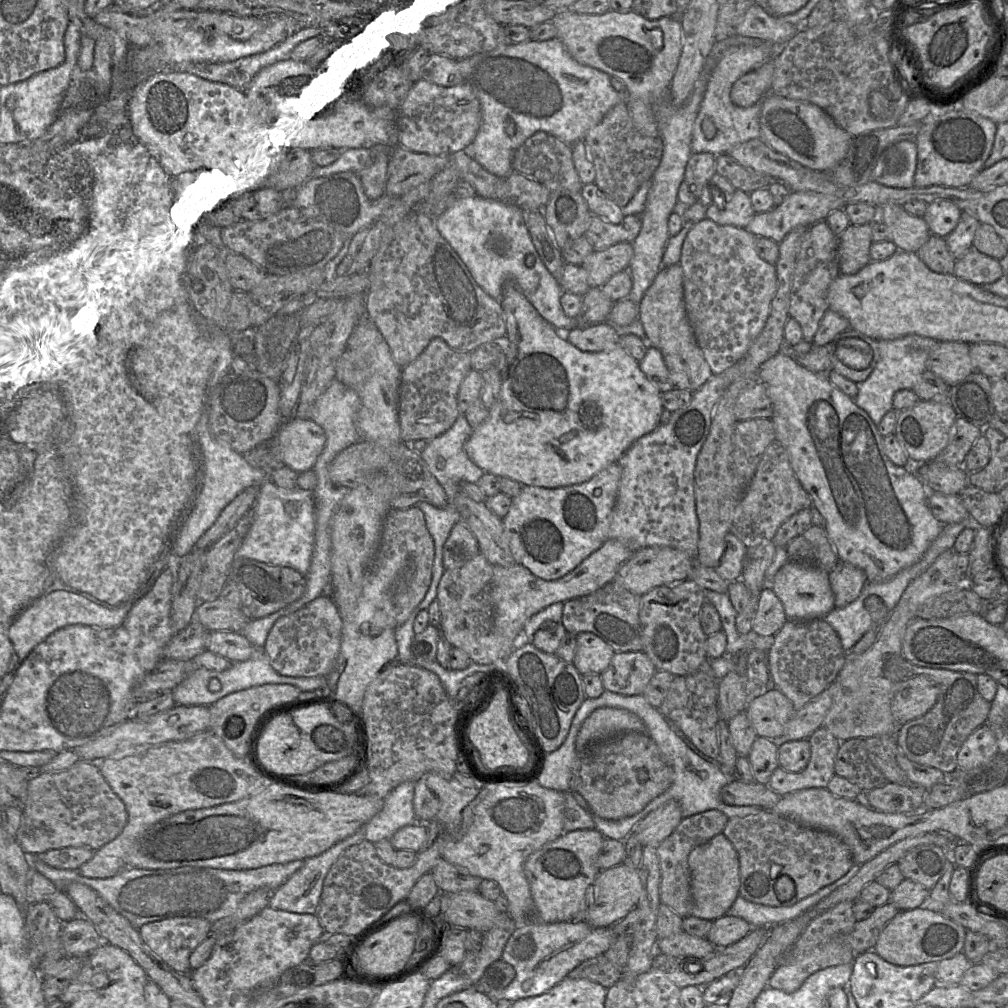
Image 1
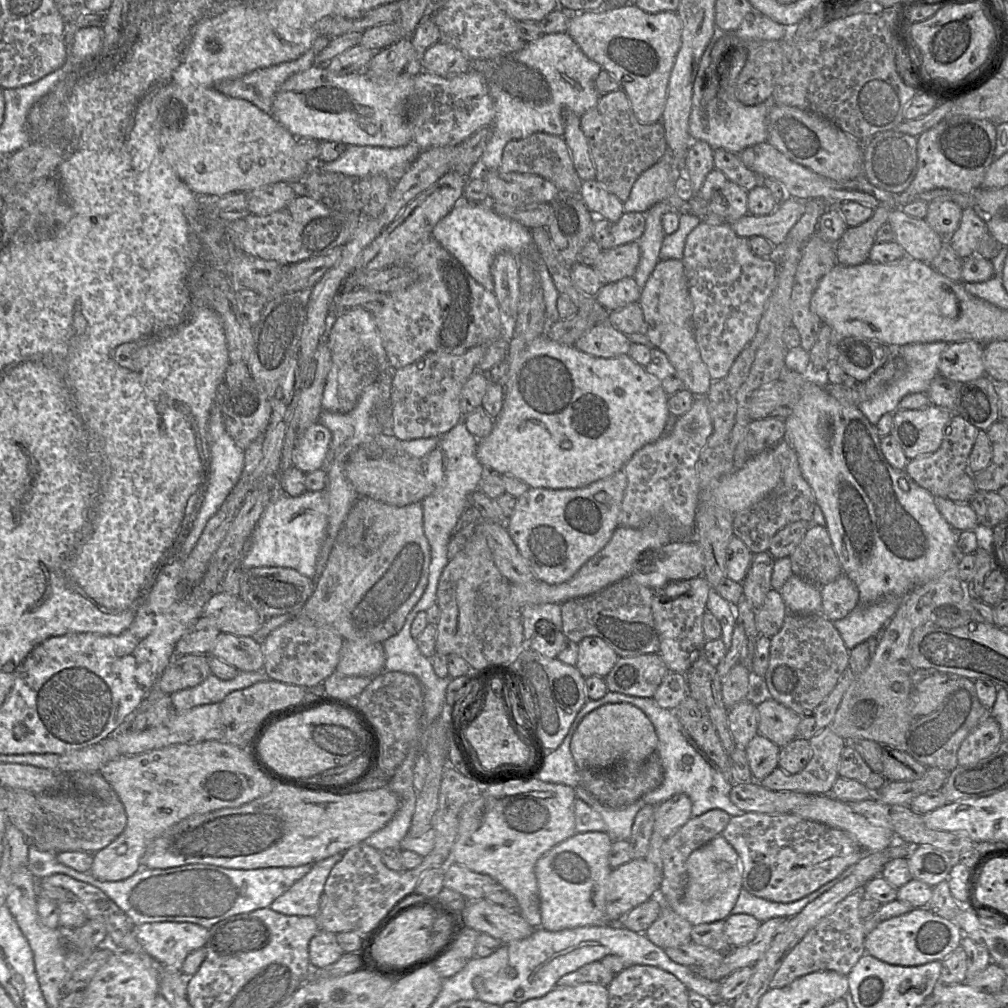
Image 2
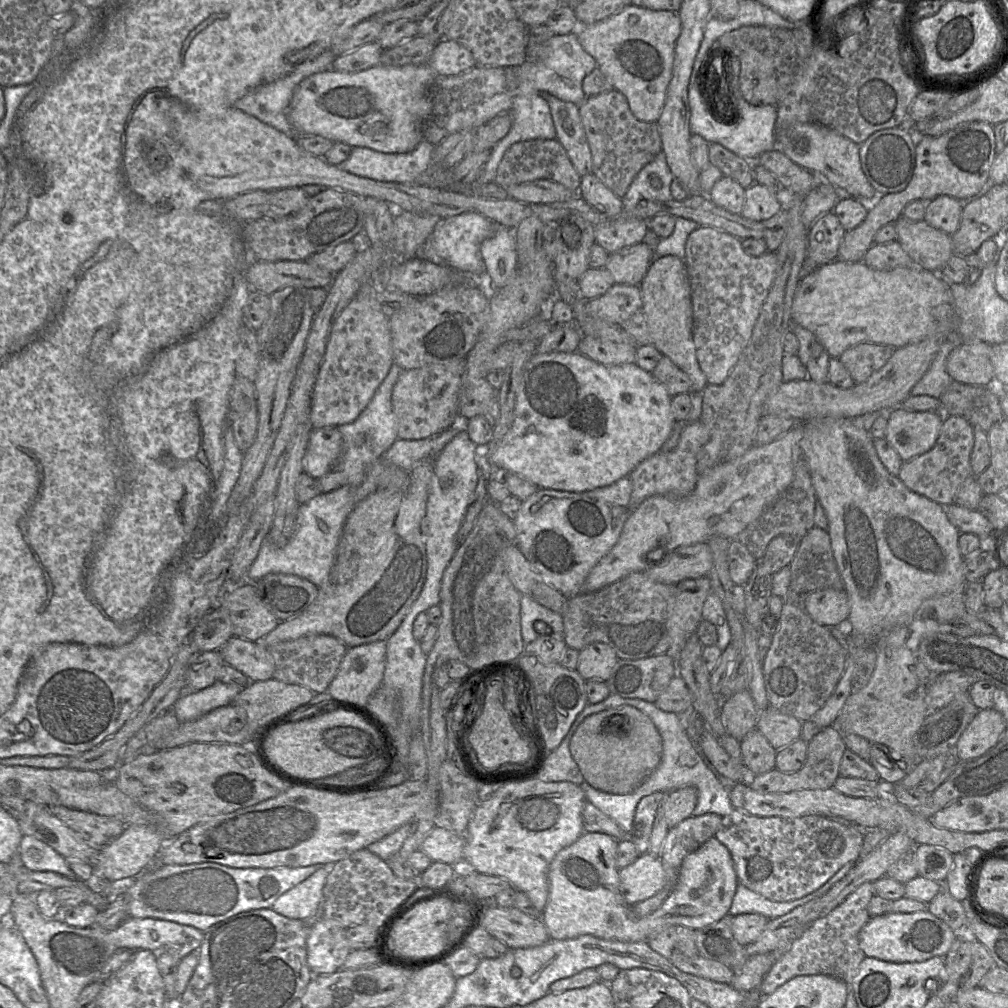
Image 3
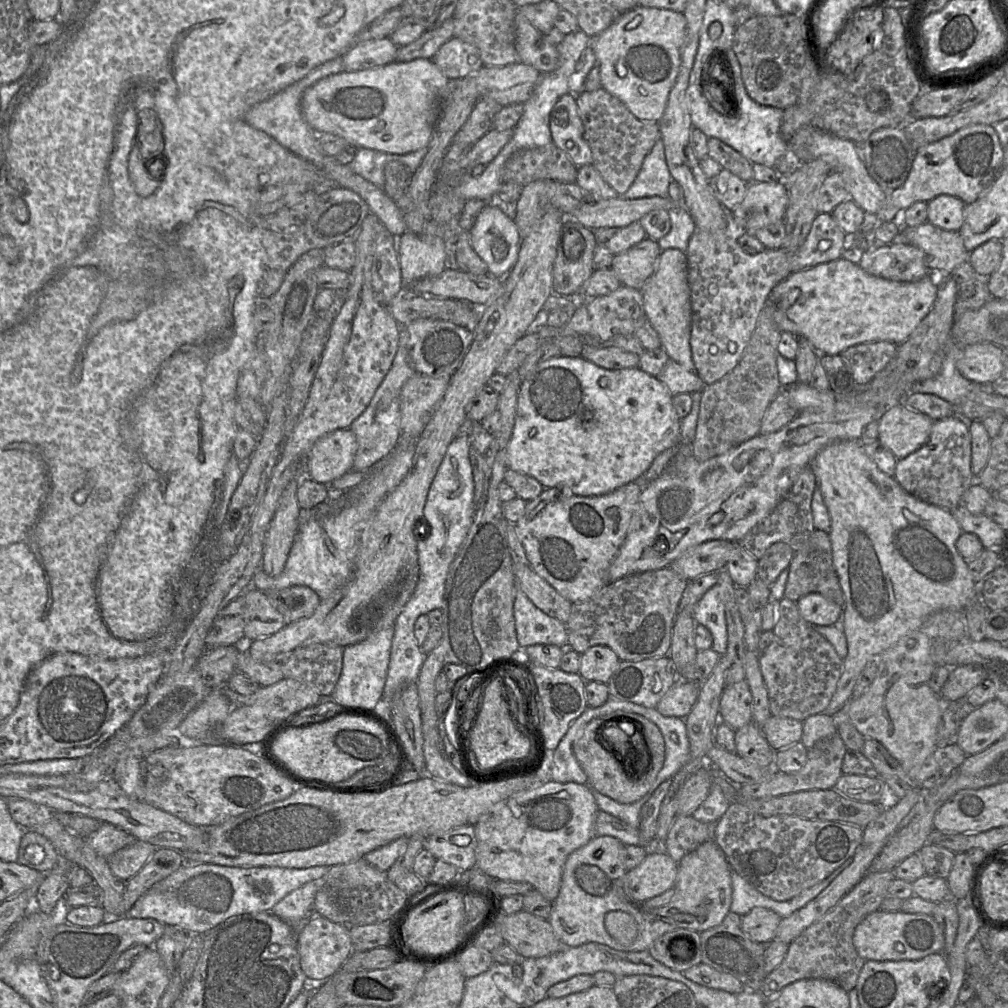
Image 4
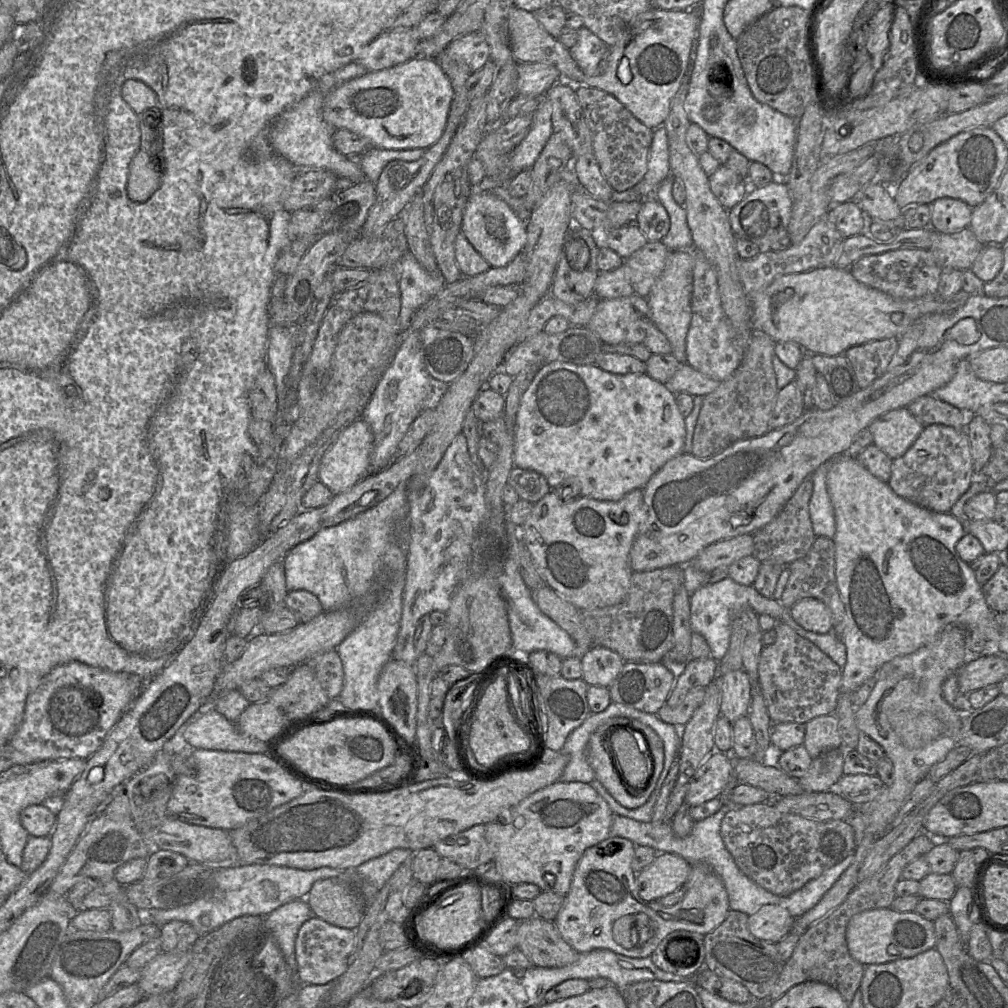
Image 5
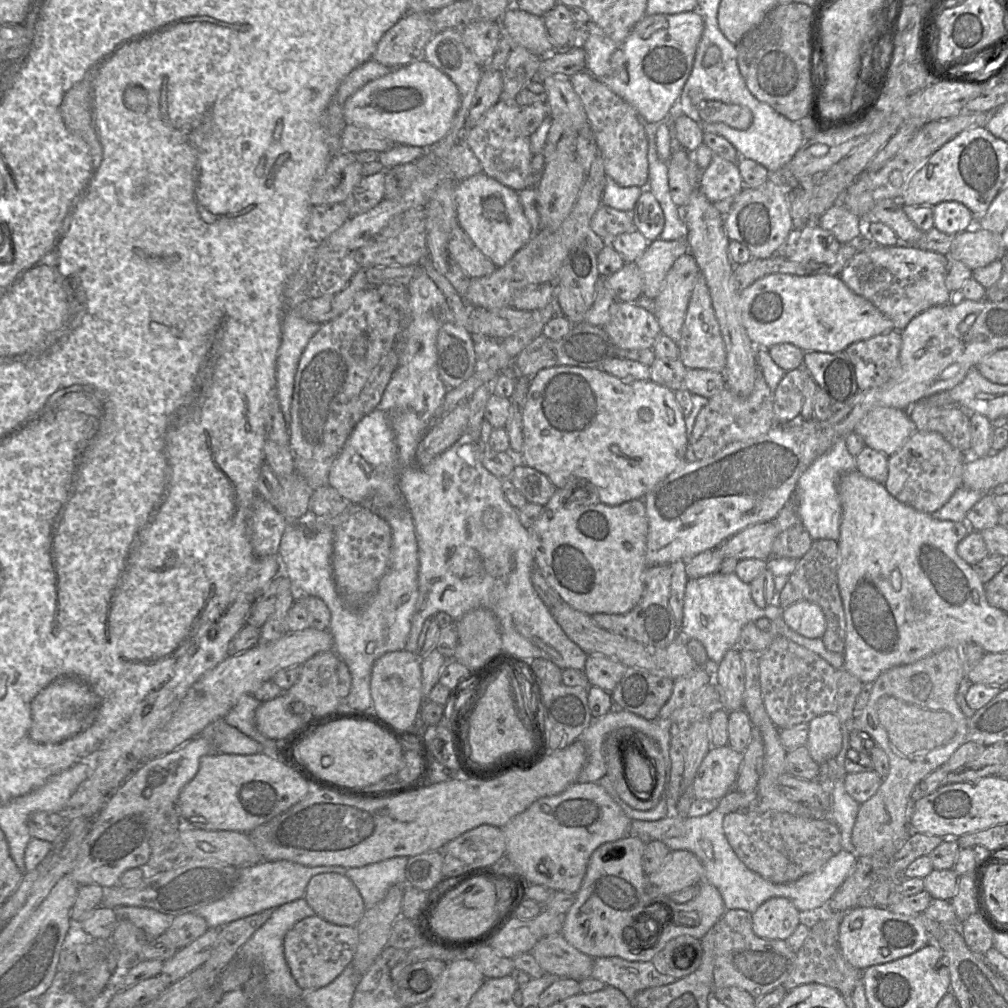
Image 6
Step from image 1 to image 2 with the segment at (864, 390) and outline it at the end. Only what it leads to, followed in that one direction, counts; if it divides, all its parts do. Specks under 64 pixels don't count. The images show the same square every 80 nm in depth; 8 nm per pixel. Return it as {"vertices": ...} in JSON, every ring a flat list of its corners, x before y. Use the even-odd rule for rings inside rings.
{"vertices":[[945,342,913,343,893,349,893,355,902,358,905,362,904,373,897,379,888,383,877,396,858,404,858,409,874,426,885,413,894,413,899,409,899,402,908,394,926,393,930,382,939,374,938,366,940,356,947,347]]}

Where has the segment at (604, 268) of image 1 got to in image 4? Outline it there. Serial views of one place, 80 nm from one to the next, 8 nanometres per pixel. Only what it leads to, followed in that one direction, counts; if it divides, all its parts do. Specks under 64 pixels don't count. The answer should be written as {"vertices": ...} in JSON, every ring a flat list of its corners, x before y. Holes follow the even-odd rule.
{"vertices":[[646,238,628,250,614,256,611,268,621,284,641,290,654,273,661,254,658,241]]}

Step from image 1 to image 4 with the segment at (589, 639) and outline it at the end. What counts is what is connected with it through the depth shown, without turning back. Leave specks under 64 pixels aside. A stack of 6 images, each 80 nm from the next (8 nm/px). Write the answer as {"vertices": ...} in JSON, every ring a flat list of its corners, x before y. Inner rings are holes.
{"vertices":[[595,645,581,654,579,675,585,682,607,684,620,662,612,649,604,645]]}

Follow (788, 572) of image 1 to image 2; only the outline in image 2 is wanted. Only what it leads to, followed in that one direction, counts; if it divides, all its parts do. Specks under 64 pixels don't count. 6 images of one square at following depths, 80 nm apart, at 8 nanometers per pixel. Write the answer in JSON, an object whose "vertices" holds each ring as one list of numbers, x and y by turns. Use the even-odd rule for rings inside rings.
{"vertices":[[797,575,785,582,778,591,788,609,794,614,821,614,822,597,820,587,803,580]]}

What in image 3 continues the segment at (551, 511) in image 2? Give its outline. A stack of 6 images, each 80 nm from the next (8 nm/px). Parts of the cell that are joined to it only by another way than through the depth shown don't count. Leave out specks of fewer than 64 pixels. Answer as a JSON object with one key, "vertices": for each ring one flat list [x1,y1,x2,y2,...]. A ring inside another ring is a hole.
{"vertices":[[628,476,611,485,582,493,538,489,522,501,513,520,516,530,514,544,547,585,559,591,566,598,574,597,581,593,583,583,592,568,608,554,618,541,630,515,631,493,632,482]]}

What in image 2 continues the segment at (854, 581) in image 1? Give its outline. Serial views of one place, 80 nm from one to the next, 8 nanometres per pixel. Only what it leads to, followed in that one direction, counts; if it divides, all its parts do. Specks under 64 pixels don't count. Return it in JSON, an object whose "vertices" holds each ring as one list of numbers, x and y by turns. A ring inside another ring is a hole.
{"vertices":[[845,574,818,587,822,597,821,615,830,621,846,617,858,604,858,590]]}

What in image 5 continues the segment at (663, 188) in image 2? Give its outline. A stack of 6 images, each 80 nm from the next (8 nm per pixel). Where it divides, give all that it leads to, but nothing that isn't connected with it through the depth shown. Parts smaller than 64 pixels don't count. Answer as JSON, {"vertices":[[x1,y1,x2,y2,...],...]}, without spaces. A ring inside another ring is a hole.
{"vertices":[[664,126,653,129,647,172,633,188,643,198,654,196,659,184,671,175,667,132]]}

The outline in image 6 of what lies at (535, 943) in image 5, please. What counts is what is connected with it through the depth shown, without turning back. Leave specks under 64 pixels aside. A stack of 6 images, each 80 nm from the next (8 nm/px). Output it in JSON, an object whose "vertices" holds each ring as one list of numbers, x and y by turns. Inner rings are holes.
{"vertices":[[562,934,540,939,530,953,544,973,577,981,591,978,594,959,574,948]]}

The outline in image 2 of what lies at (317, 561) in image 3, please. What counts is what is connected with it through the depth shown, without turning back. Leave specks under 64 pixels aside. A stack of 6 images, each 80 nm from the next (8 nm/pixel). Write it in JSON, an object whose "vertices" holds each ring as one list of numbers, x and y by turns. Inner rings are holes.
{"vertices":[[276,490,262,512,245,548,243,569,253,567,288,567,316,580,316,560,326,535,329,499,325,490,306,491,292,497]]}

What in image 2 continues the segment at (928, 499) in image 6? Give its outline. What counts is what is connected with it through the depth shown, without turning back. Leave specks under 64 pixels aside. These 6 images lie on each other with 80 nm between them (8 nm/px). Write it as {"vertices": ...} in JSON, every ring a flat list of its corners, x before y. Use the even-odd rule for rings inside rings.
{"vertices":[[952,414,940,447,933,453,909,460,905,472,934,497,945,497,950,485,968,471,968,457,979,430,964,418]]}

